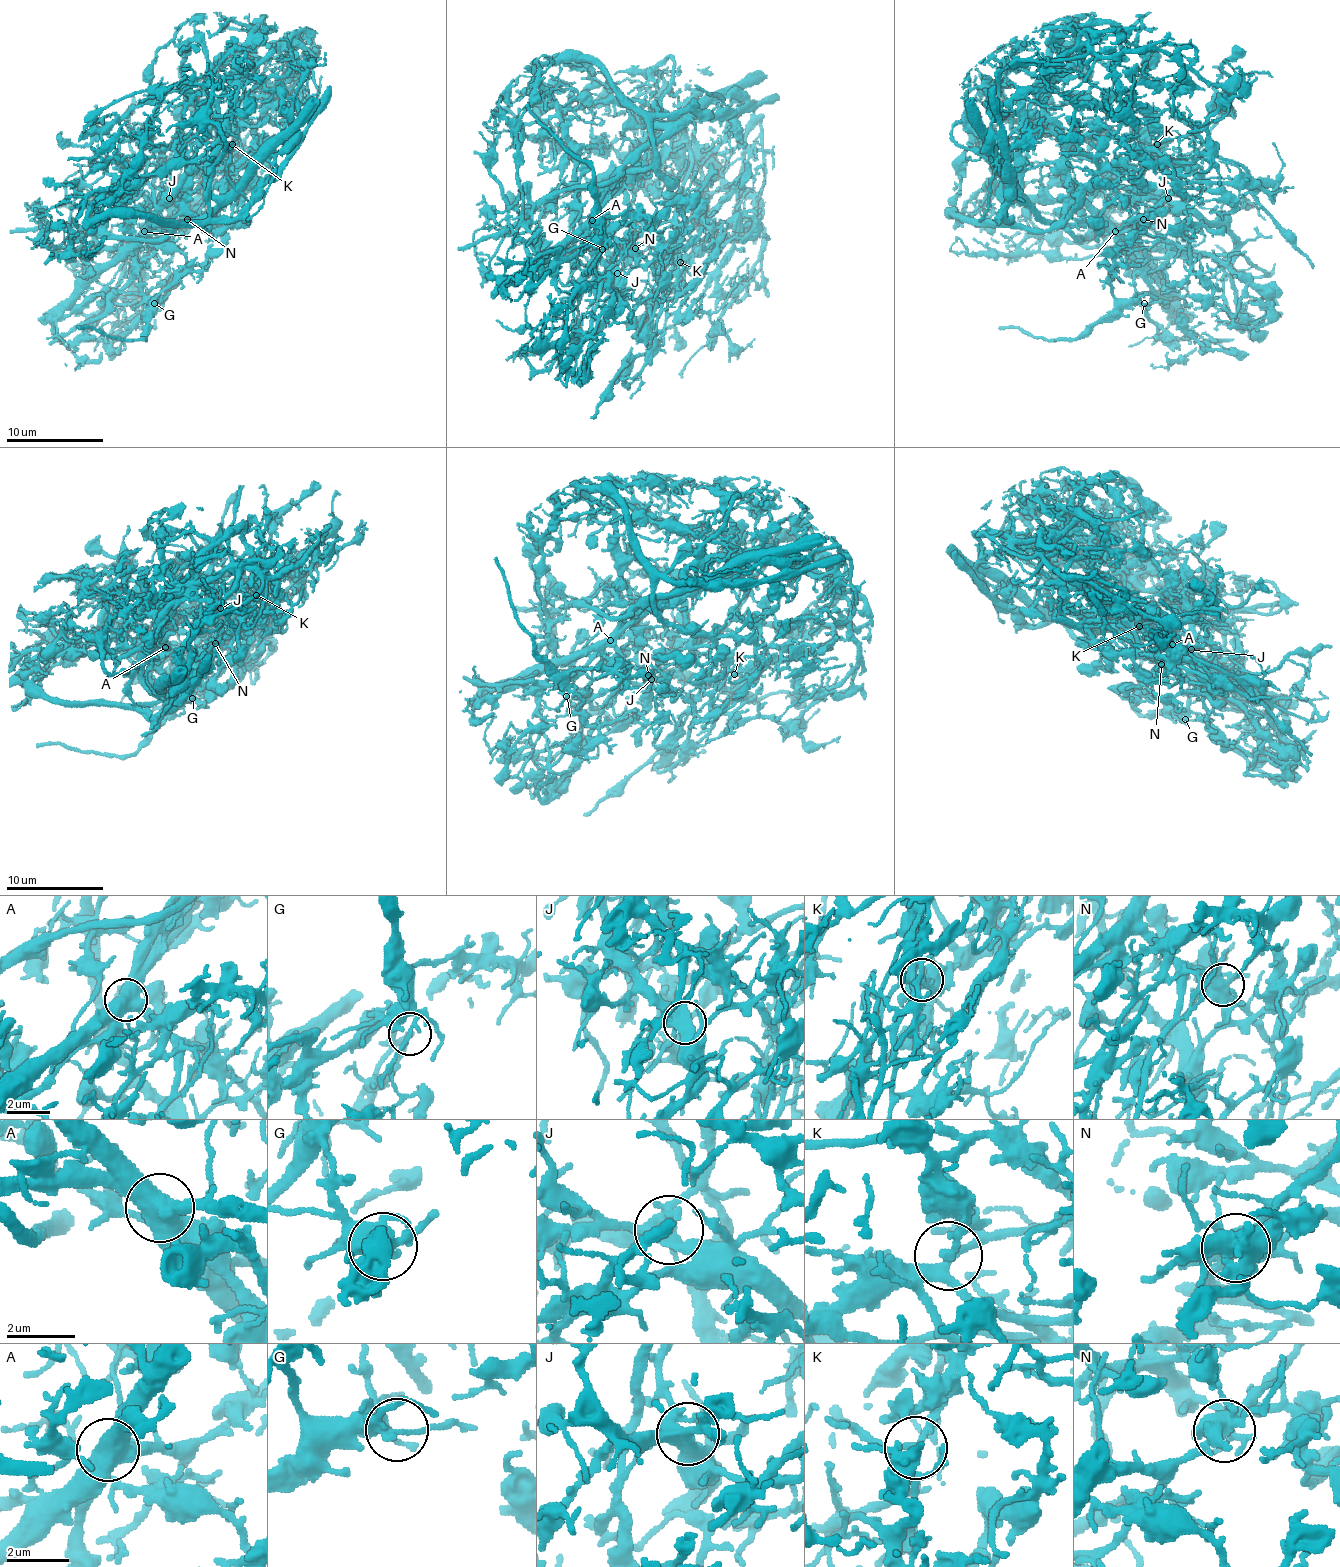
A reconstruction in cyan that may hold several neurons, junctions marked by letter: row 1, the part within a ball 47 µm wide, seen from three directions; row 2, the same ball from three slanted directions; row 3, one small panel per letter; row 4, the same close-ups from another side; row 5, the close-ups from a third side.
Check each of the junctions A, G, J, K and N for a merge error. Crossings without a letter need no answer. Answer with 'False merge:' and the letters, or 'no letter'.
False merge: A, K, N

